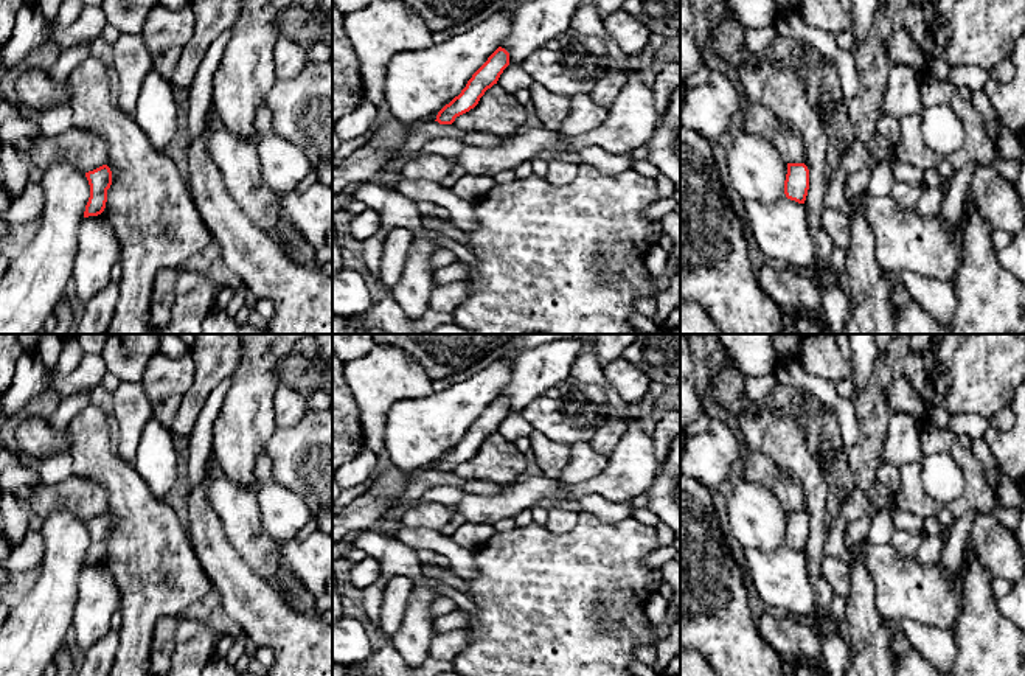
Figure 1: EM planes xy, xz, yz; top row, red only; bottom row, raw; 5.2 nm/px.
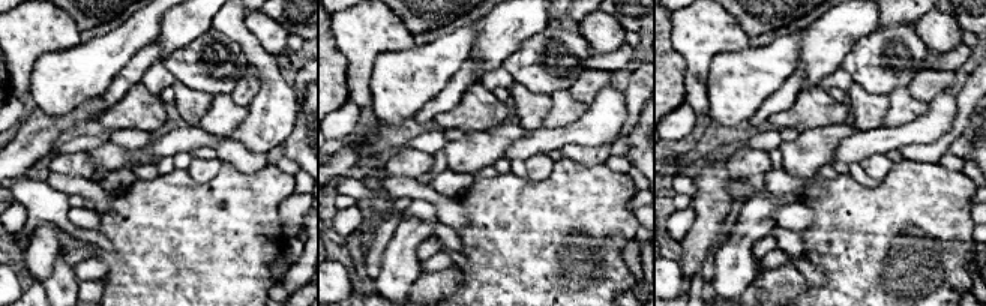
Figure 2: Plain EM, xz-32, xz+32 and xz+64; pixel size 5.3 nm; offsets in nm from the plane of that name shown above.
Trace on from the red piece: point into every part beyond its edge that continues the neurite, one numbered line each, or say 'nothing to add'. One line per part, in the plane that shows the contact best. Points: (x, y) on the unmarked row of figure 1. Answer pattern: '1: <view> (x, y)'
nothing to add

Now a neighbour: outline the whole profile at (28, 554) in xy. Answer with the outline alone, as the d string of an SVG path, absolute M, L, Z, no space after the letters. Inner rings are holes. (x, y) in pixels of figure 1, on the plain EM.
M28 530L23 541L11 550L2 563L9 572L26 572L39 566L43 559L43 536L40 531Z

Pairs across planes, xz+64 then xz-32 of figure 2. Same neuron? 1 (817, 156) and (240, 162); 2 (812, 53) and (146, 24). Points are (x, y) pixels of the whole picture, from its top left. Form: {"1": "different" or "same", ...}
{"1": "same", "2": "different"}

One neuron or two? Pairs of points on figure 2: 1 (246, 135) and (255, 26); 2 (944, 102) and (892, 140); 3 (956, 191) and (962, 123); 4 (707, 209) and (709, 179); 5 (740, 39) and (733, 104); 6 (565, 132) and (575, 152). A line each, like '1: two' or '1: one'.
1: two
2: one
3: two
4: one
5: two
6: two

